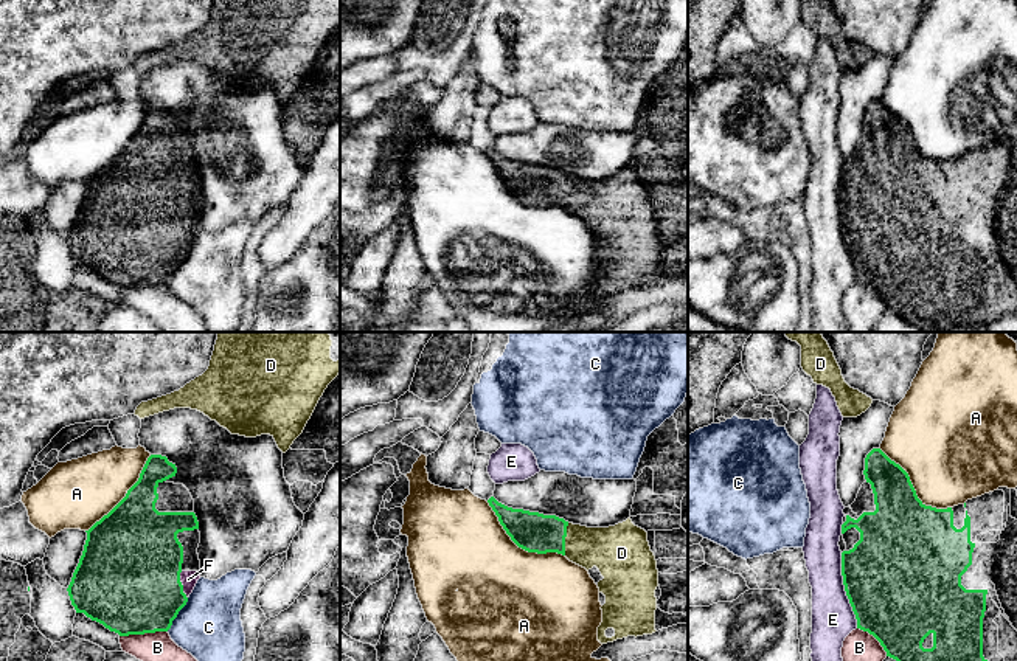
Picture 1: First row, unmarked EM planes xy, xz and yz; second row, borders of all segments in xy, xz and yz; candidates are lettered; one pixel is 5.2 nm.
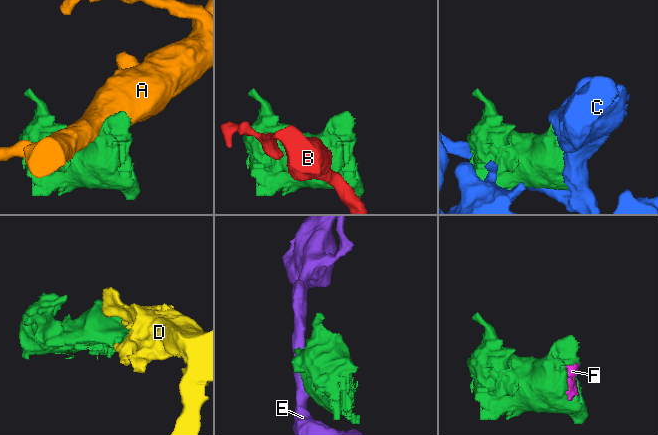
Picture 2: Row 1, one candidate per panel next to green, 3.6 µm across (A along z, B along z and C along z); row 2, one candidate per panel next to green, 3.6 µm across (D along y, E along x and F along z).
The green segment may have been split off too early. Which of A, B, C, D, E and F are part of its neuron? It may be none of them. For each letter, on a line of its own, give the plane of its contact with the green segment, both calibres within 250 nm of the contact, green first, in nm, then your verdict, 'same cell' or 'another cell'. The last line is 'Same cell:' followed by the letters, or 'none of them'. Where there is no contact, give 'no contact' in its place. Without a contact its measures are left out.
A: xz | 200/480 nm | another cell
B: xy | 500/200 nm | another cell
C: xy | 460/340 nm | another cell
D: xz | 200/240 nm | same cell
E: yz | 500/220 nm | another cell
F: xy | 480/90 nm | same cell
Same cell: D, F

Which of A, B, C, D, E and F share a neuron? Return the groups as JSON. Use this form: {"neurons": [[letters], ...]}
{"neurons": [["A"], ["B"], ["C"], ["D", "F"], ["E"]]}

